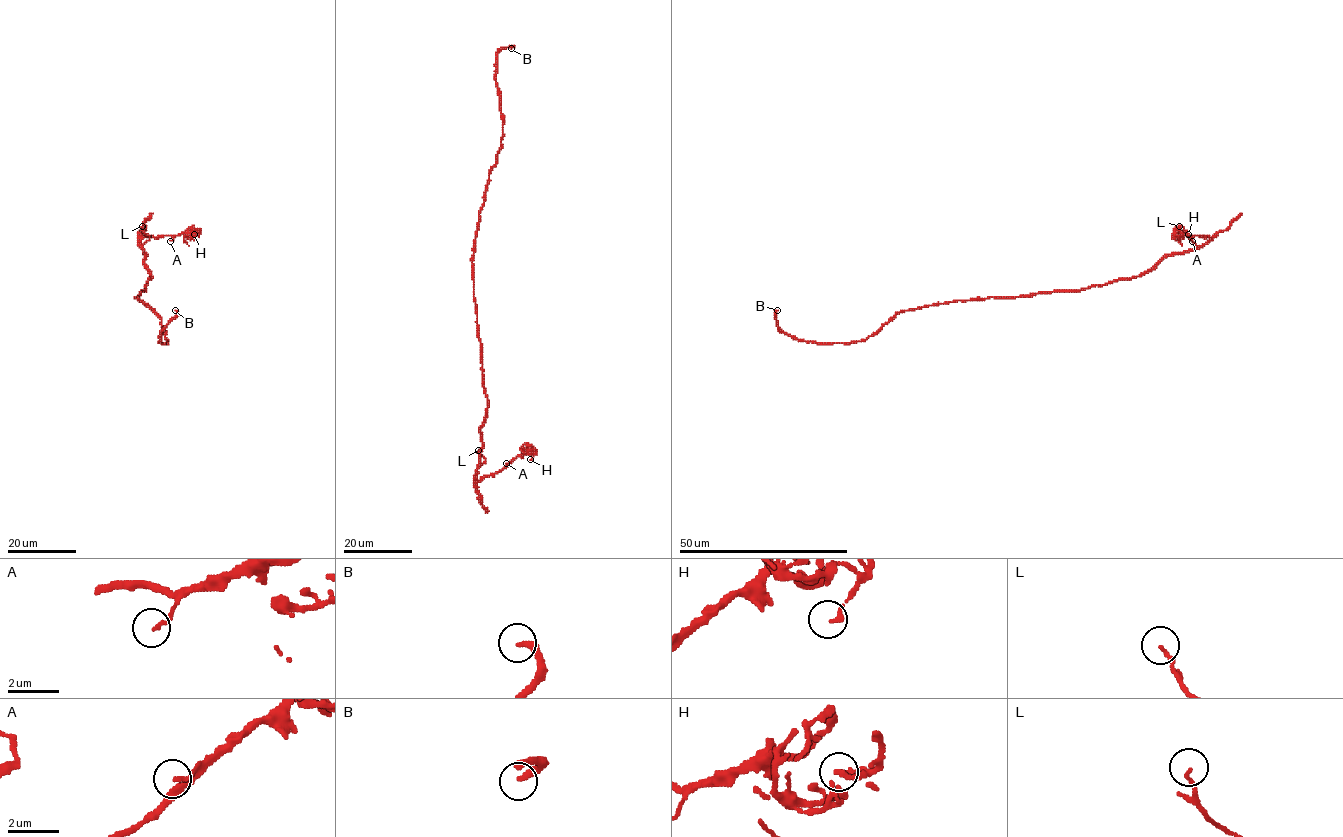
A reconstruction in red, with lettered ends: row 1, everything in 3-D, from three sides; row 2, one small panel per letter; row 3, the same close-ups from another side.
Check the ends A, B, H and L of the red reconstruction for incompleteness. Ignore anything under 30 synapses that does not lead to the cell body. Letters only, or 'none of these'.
B

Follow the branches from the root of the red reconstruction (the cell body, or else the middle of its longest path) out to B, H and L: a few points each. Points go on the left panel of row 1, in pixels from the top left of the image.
B: (138, 295), (136, 298), (160, 318), (166, 339), (163, 343), (159, 341), (161, 331), (177, 314), (175, 310)
H: (138, 295), (152, 278), (140, 240), (185, 231), (192, 239), (198, 234), (194, 234)
L: (138, 295), (152, 278), (145, 265), (142, 248), (149, 237), (142, 226)

